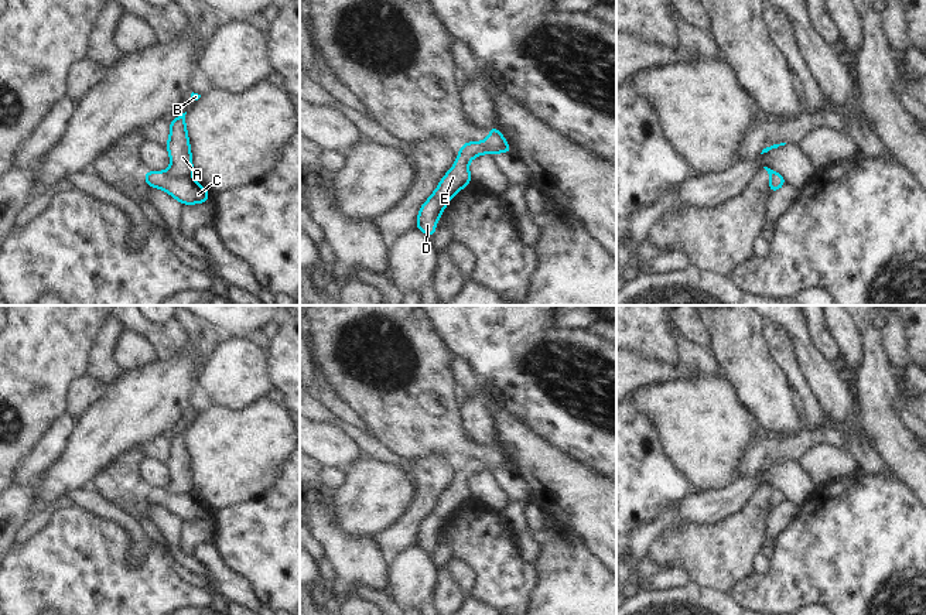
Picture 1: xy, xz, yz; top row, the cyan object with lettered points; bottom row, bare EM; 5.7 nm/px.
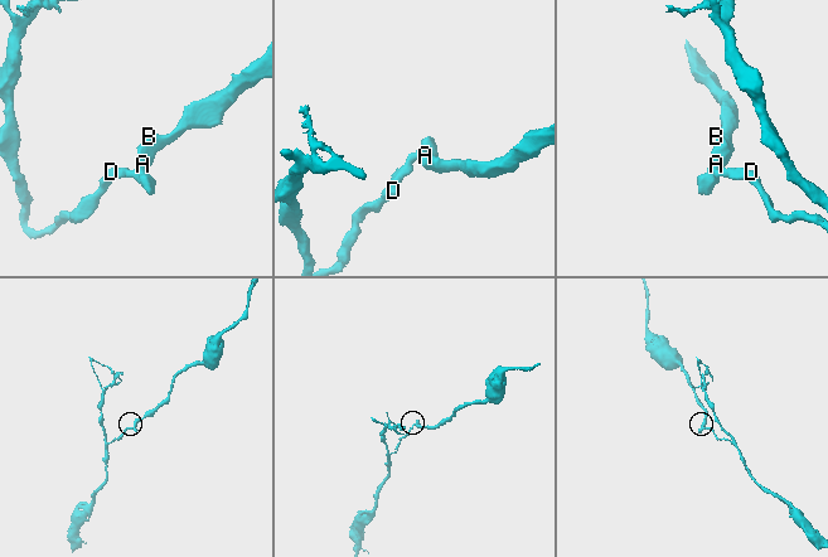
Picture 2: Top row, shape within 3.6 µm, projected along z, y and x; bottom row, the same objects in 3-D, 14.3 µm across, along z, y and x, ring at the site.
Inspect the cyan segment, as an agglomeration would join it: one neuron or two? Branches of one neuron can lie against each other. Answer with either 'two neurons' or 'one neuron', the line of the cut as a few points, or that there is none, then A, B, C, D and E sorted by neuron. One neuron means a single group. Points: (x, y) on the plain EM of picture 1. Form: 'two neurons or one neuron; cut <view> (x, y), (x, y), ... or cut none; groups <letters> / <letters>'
two neurons; cut xy (164, 488), (173, 495), (191, 494); groups A B / C D E

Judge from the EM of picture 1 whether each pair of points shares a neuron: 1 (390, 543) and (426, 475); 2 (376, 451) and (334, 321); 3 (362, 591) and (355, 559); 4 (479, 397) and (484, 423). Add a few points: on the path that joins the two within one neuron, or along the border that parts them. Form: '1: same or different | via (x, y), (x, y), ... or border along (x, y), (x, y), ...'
1: same | via (407, 526), (424, 504), (426, 492)
2: different | border along (372, 434), (399, 455)
3: different | border along (386, 591), (358, 586), (352, 594)
4: same | via (479, 403), (479, 417)

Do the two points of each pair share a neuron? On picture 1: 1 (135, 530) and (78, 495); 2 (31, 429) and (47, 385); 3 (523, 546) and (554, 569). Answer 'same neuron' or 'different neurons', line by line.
1: same neuron
2: same neuron
3: different neurons

